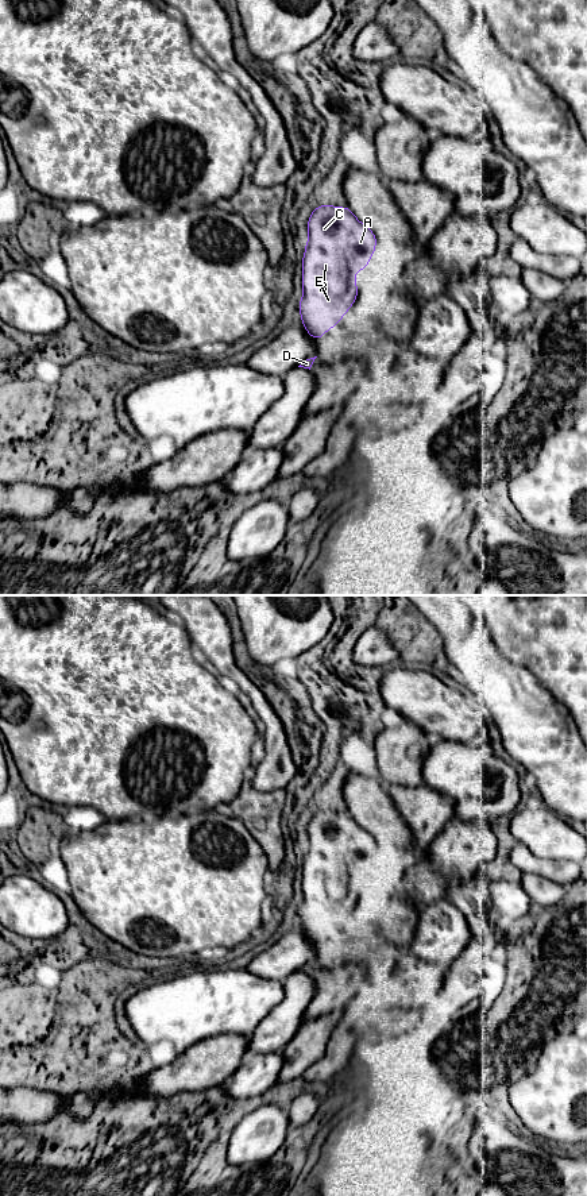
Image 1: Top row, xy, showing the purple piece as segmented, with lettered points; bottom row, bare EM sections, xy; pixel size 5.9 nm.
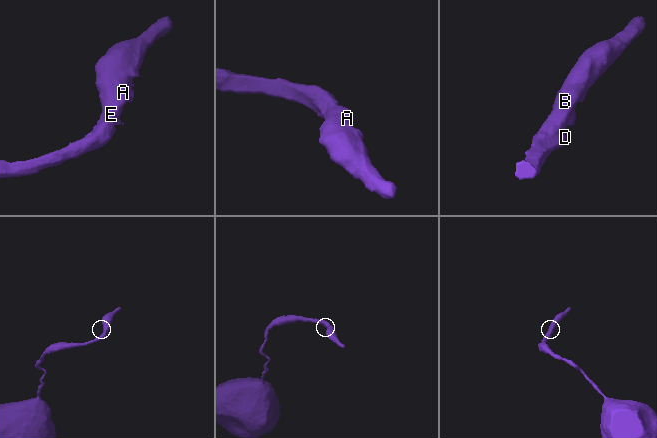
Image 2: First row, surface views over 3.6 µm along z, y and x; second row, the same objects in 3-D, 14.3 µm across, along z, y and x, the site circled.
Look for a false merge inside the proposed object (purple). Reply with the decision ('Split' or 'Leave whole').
Leave whole

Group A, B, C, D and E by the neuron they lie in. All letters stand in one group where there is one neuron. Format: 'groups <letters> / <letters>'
groups A B C D E

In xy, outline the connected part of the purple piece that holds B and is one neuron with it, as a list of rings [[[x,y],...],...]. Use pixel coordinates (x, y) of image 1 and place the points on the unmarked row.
[[[345,810],[317,811],[308,825],[308,848],[302,863],[304,900],[298,908],[301,925],[308,938],[318,945],[348,917],[358,903],[356,875],[364,875],[376,853],[375,838],[363,830]]]

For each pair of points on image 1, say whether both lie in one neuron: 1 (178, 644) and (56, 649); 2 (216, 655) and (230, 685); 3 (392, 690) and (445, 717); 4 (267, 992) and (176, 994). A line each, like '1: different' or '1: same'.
1: same
2: different
3: same
4: same

